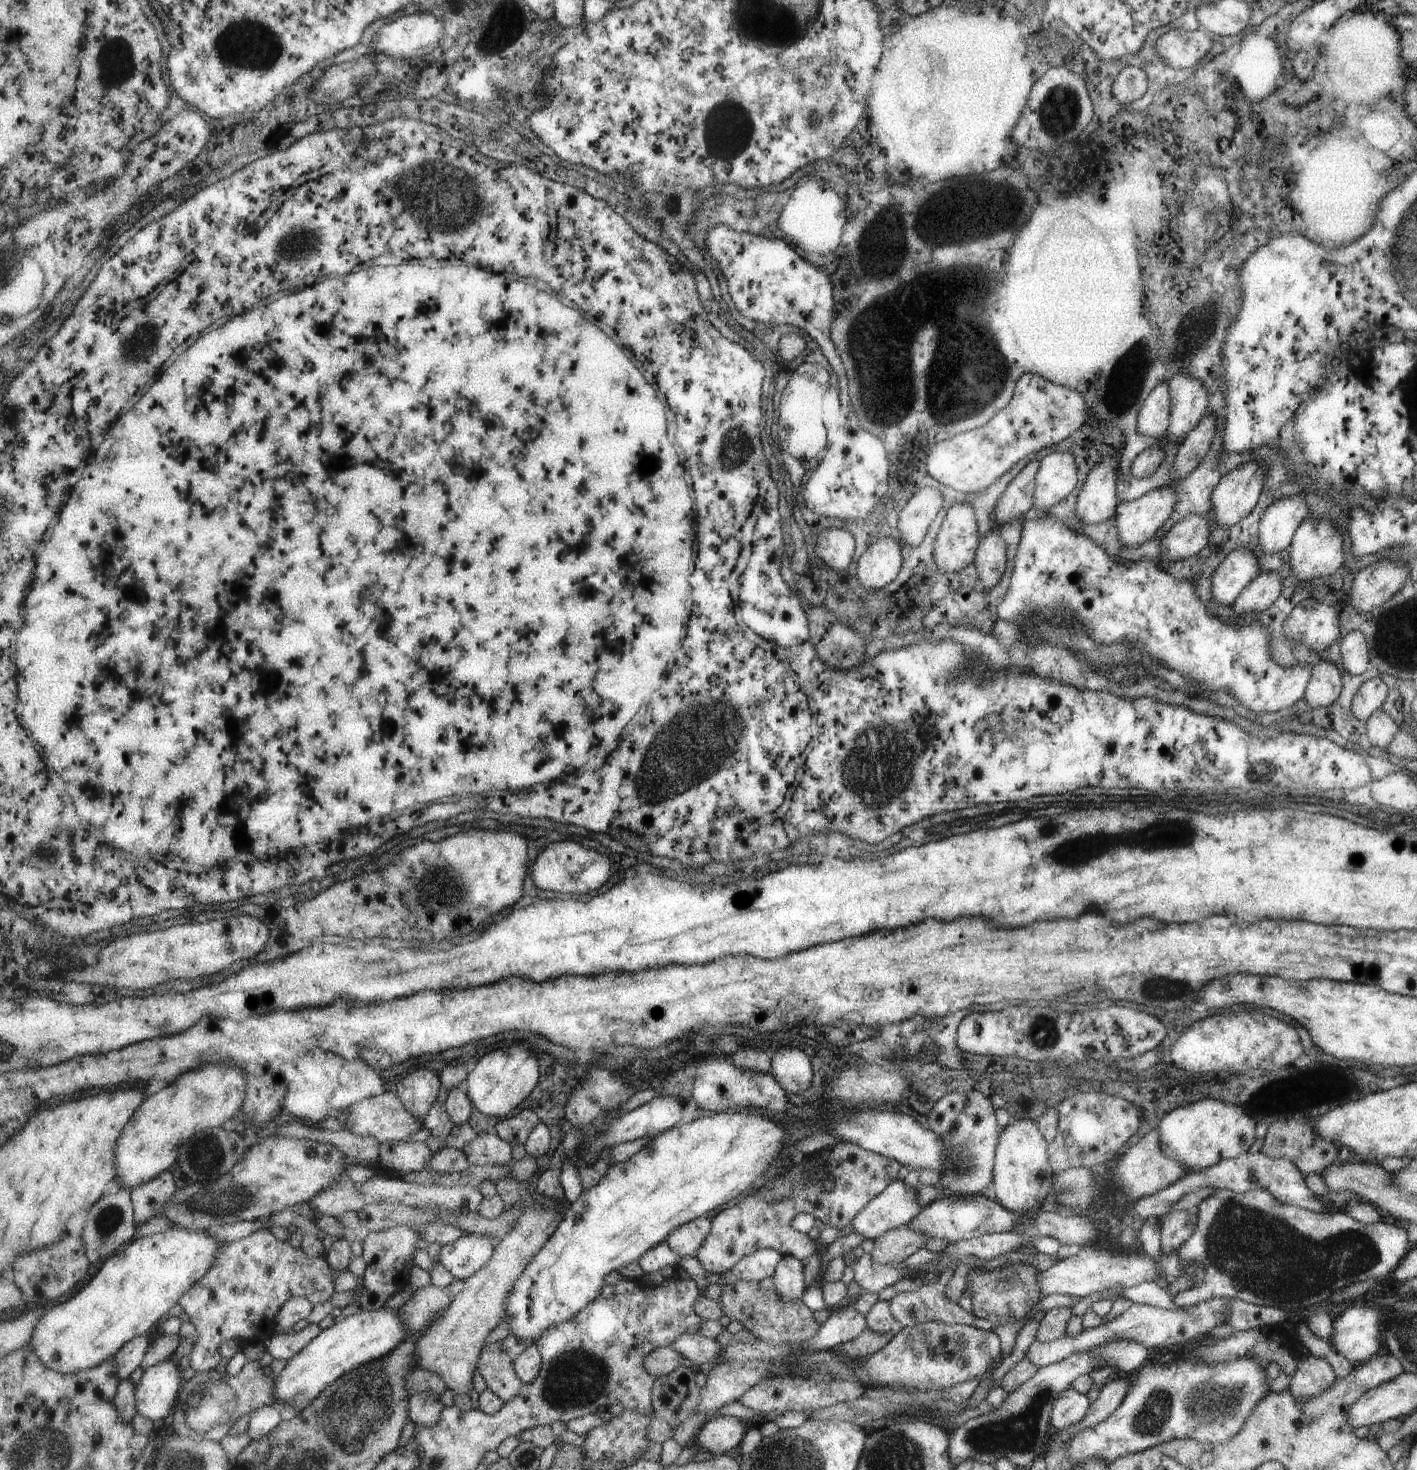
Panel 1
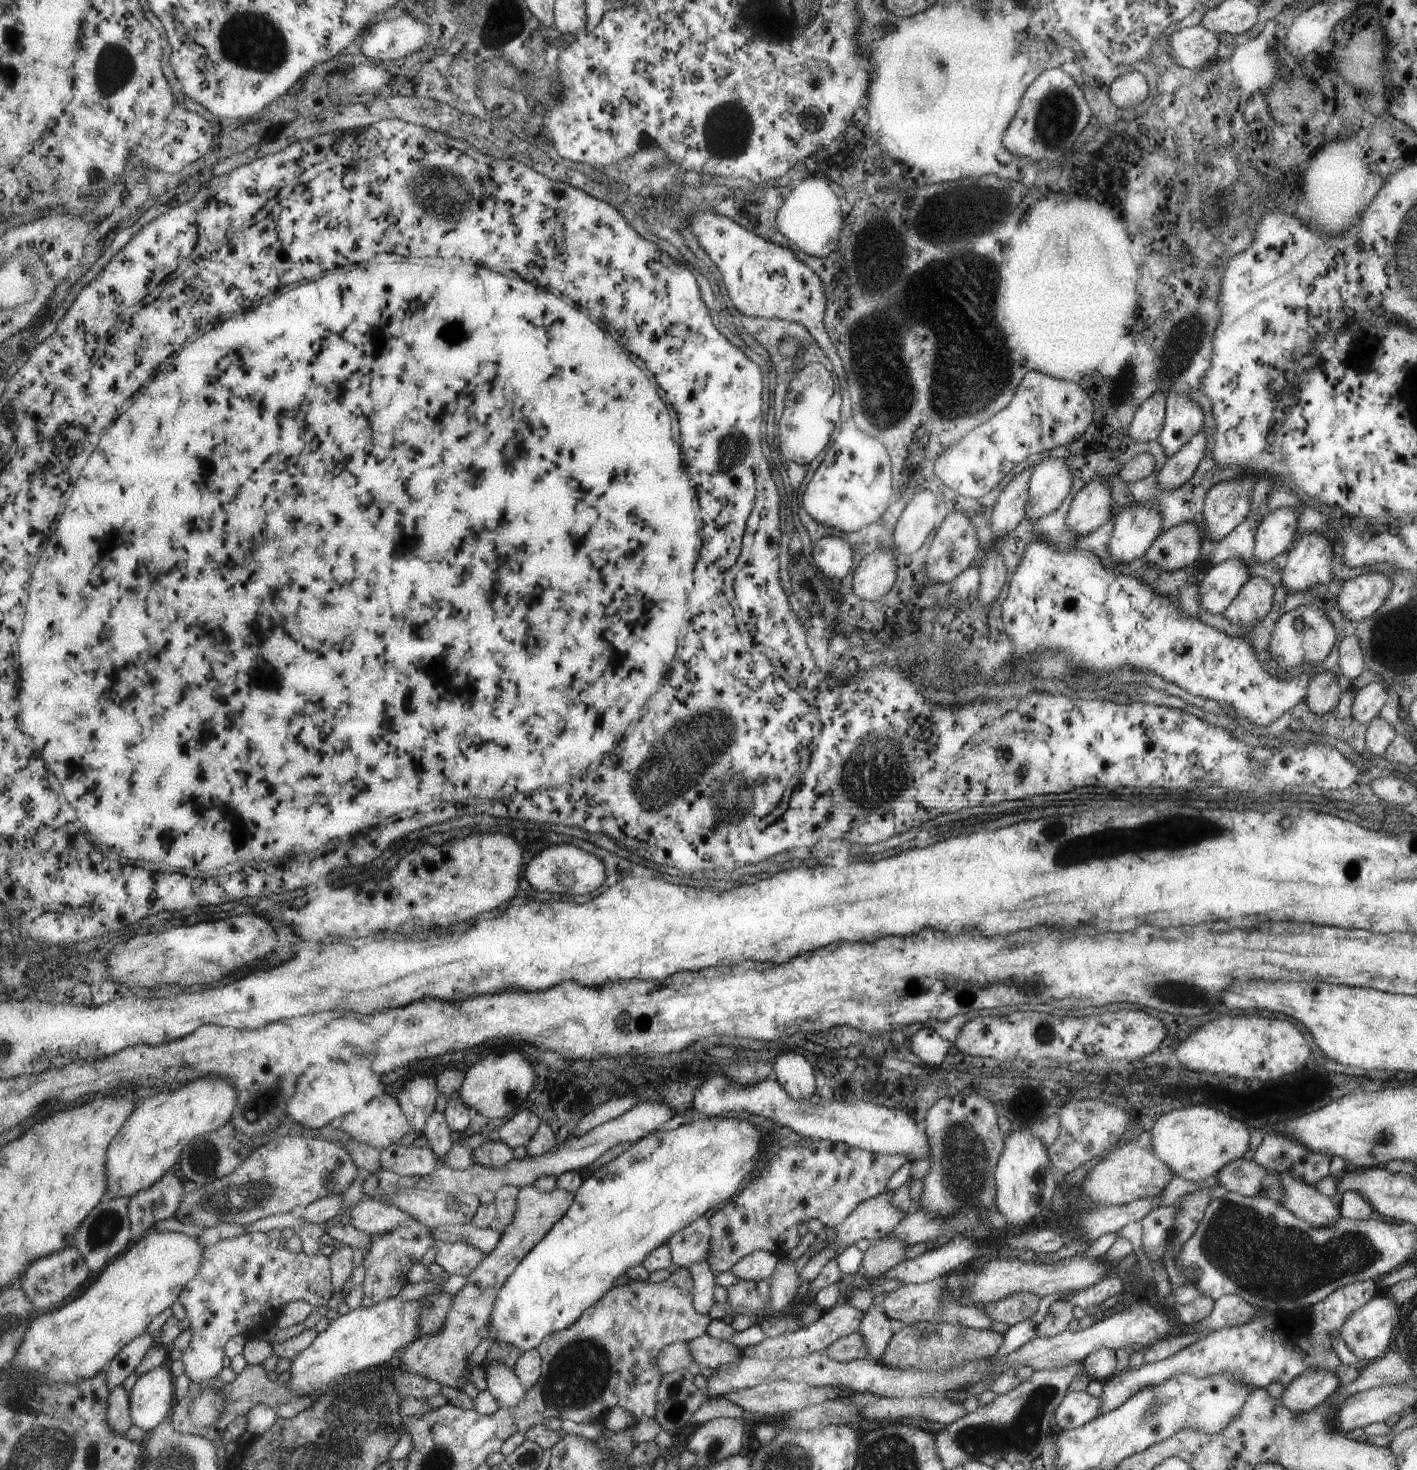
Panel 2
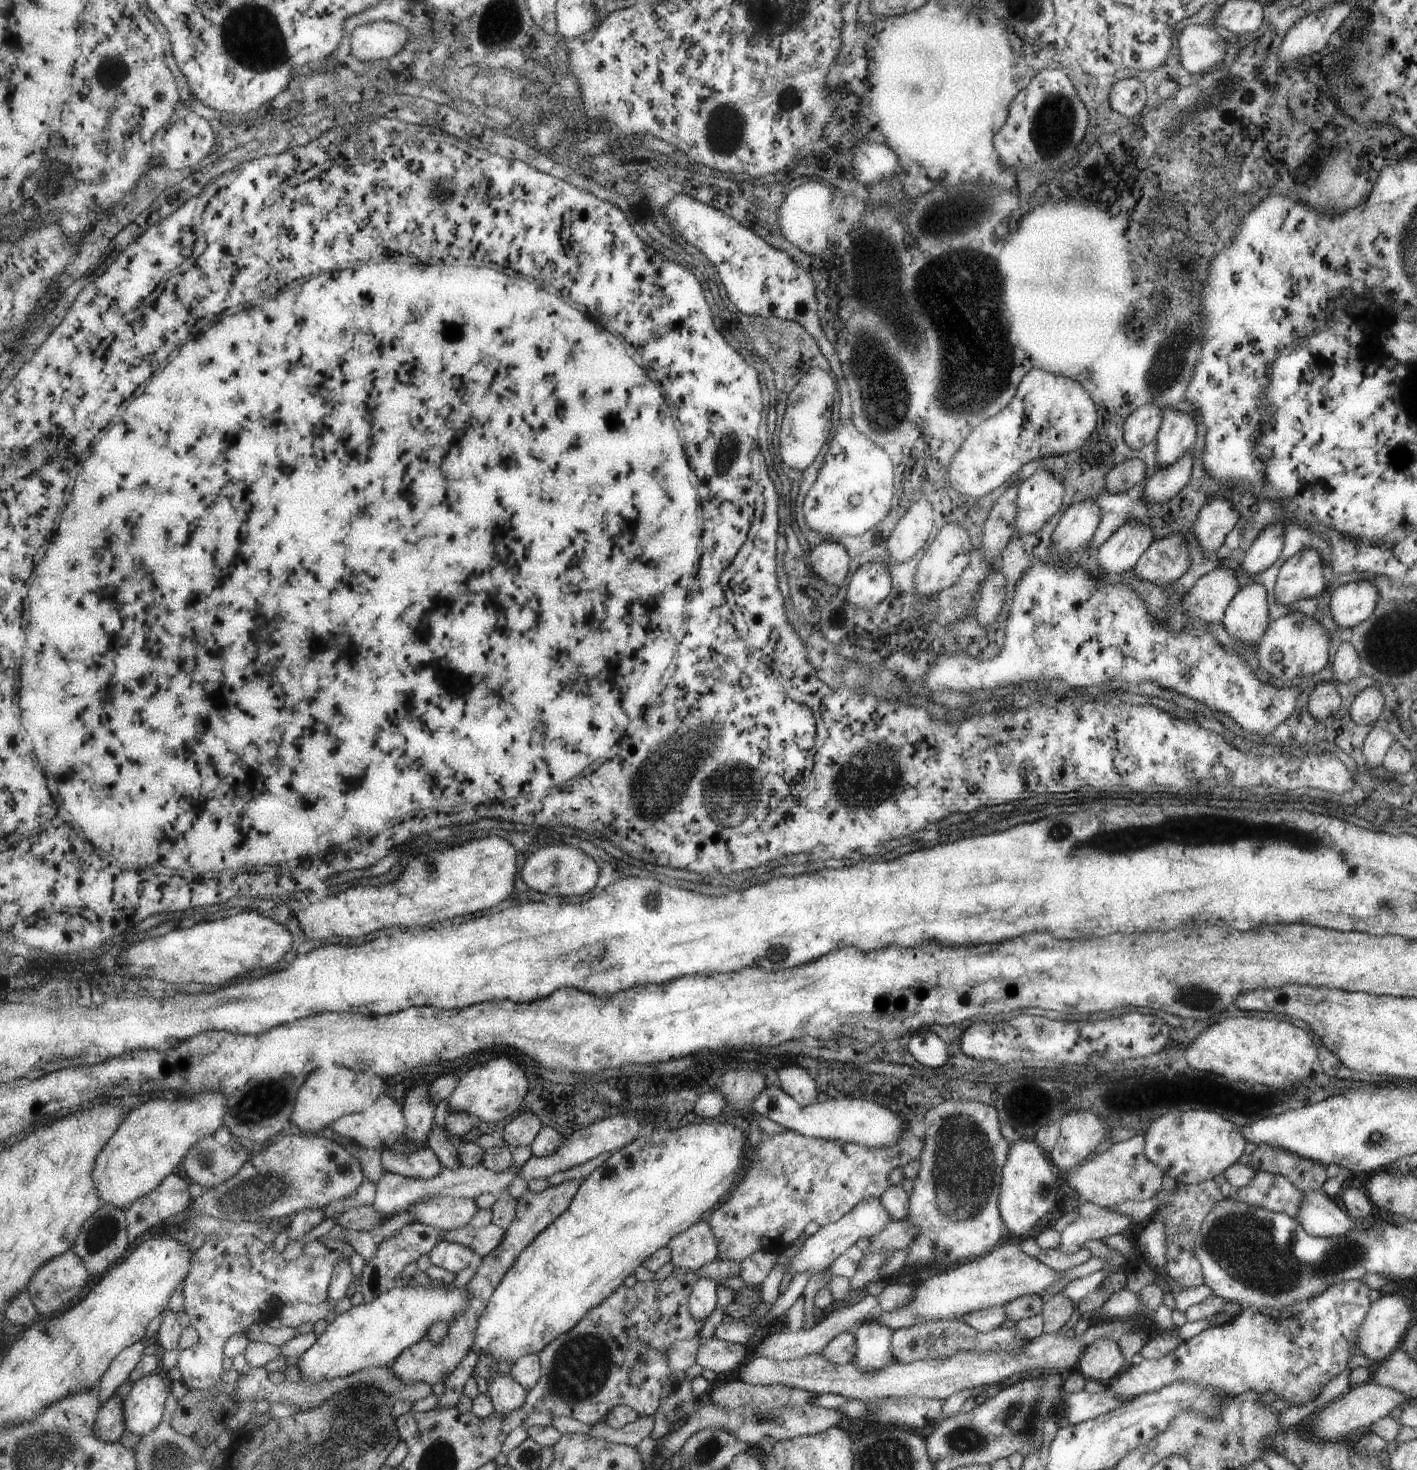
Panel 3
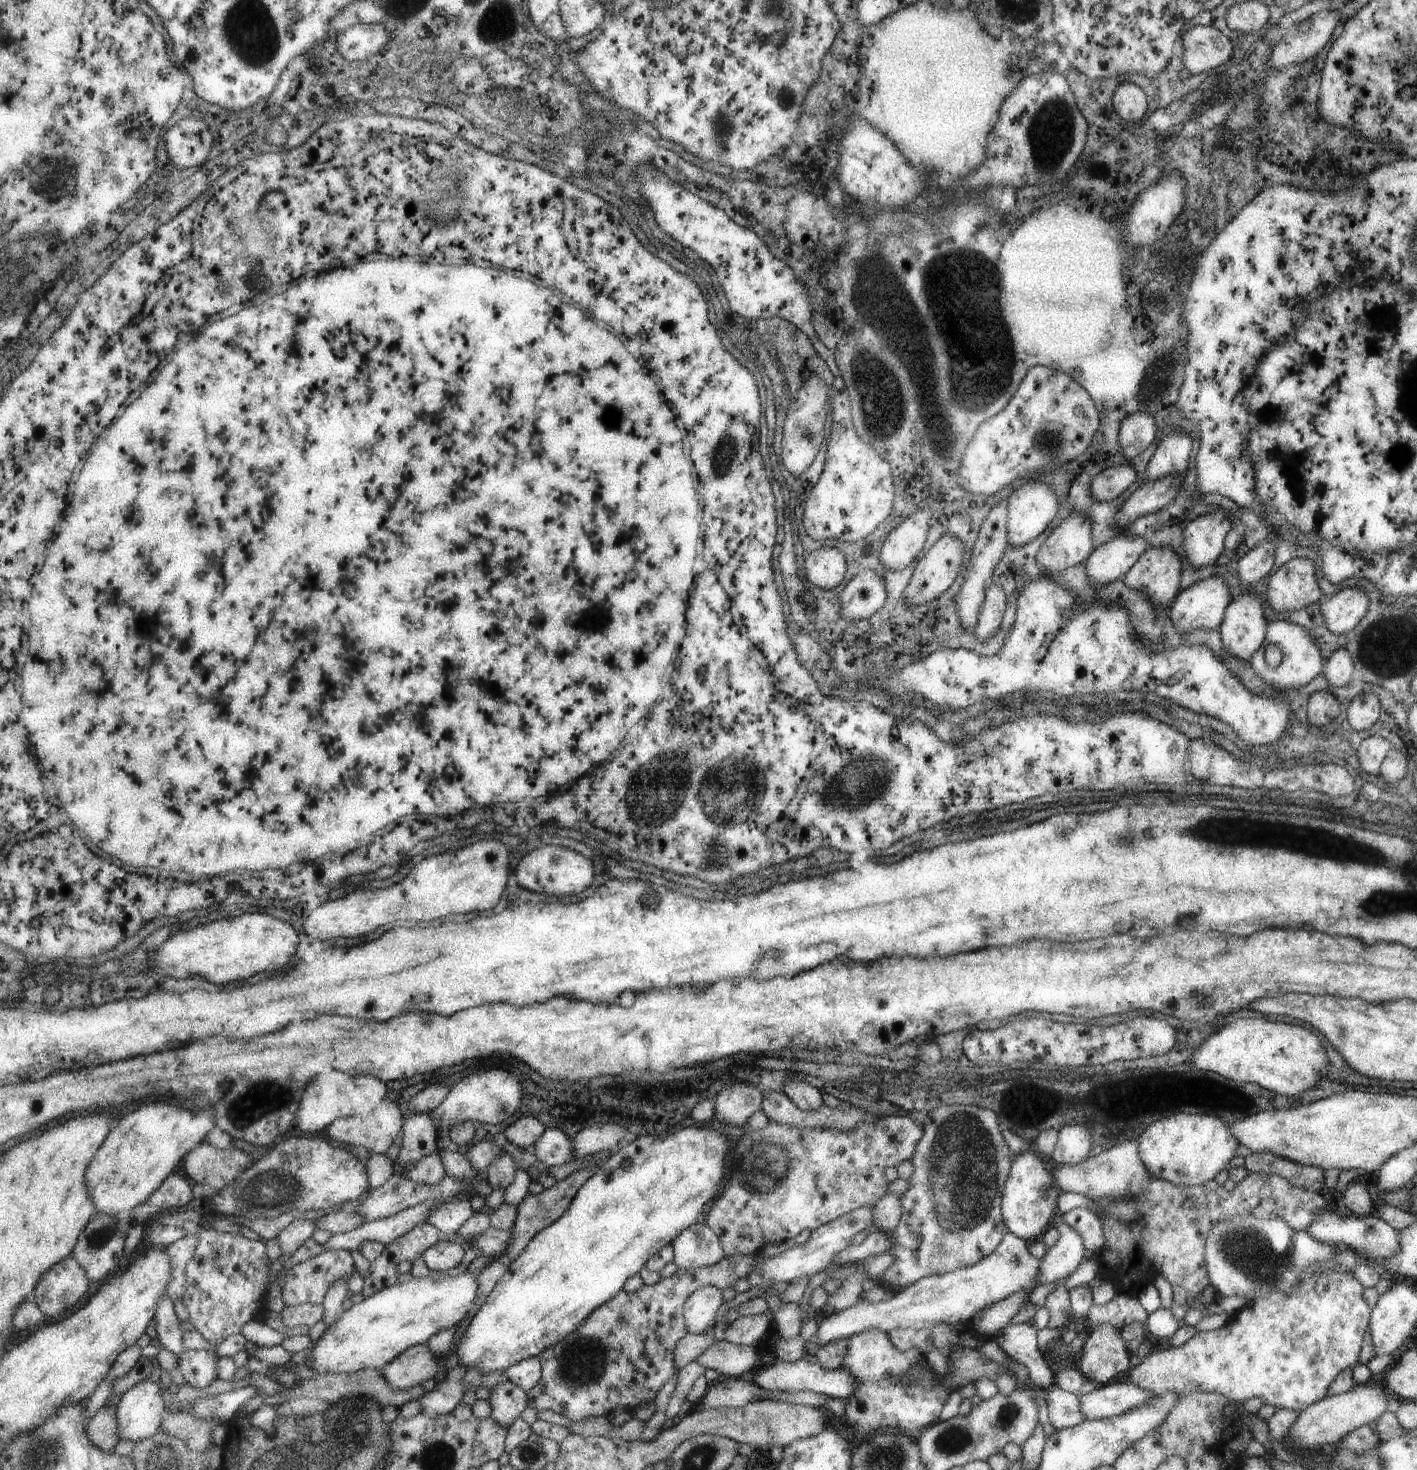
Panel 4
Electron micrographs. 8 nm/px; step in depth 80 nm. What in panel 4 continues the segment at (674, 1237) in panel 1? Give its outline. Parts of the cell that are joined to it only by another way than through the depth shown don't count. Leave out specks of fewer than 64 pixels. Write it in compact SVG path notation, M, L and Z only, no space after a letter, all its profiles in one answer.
M706 1222L687 1228L672 1246L675 1248L674 1264L677 1268L707 1268L727 1256L718 1234Z

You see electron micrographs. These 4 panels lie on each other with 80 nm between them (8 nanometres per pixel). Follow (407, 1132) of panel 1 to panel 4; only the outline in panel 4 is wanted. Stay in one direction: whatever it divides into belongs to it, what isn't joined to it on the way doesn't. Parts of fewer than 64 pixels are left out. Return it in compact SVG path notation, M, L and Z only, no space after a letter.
M385 1099L377 1110L371 1112L371 1116L366 1116L363 1120L343 1118L343 1122L331 1124L329 1134L340 1143L354 1145L370 1154L385 1154L393 1146L395 1138L402 1133L404 1124L401 1108L395 1102Z

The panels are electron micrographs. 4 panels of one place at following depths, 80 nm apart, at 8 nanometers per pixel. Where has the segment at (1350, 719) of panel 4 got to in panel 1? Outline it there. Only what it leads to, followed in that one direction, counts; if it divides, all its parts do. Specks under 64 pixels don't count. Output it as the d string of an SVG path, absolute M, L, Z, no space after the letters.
M1370 678L1362 682L1350 700L1350 709L1355 718L1365 722L1366 718L1382 706L1387 694L1387 686L1379 678Z

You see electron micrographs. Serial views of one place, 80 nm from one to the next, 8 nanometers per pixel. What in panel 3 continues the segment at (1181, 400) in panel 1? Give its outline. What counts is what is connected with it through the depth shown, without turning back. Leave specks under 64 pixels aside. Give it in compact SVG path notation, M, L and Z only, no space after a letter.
M1167 407L1153 440L1156 460L1161 466L1175 462L1183 452L1191 448L1195 440L1195 413L1174 411Z

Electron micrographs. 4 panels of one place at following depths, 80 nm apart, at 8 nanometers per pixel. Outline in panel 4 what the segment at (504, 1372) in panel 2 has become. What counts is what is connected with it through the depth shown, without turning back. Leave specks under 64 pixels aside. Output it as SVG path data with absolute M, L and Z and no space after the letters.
M511 1380L491 1391L492 1418L503 1428L510 1428L528 1408L528 1393Z

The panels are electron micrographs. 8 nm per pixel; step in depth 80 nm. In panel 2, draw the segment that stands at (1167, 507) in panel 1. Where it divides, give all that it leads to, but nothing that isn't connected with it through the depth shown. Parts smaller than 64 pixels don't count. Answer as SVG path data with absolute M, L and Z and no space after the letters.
M1129 504L1113 517L1113 532L1107 542L1111 562L1128 563L1141 558L1159 536L1161 518L1155 504Z

